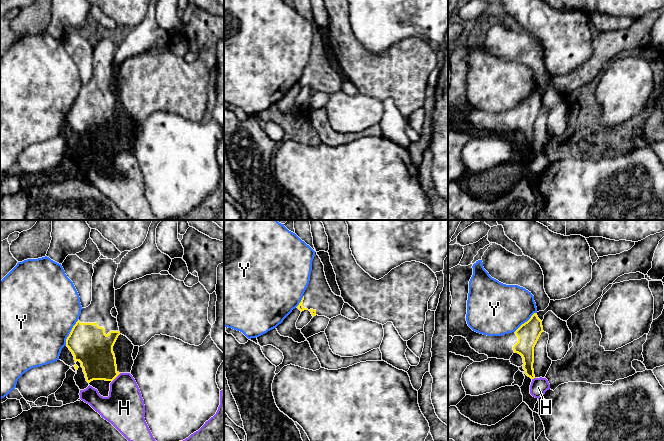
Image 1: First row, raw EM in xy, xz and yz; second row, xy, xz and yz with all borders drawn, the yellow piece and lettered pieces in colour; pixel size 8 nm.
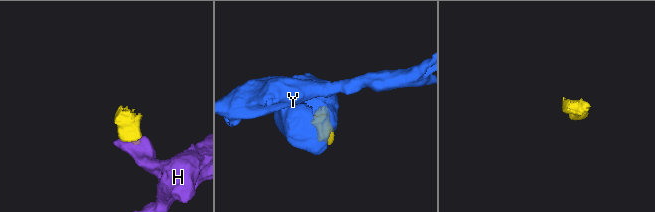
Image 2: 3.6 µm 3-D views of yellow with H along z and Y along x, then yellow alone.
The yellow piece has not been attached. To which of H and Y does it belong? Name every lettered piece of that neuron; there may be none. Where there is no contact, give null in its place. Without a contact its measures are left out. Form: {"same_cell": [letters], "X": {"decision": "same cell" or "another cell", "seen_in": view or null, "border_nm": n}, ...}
{"same_cell": [], "H": {"decision": "another cell", "seen_in": "xy", "border_nm": 100}, "Y": {"decision": "another cell", "seen_in": "xy", "border_nm": 240}}

